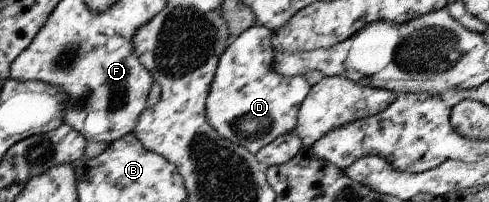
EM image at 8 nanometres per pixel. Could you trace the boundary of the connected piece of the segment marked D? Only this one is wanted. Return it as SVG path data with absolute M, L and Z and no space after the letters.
M256 24L232 39L217 64L207 98L207 118L212 128L220 134L222 139L240 145L252 154L256 154L279 136L295 132L300 104L311 89L305 76L285 77L274 72L271 64L276 53L271 45L271 36L272 30L268 26Z

